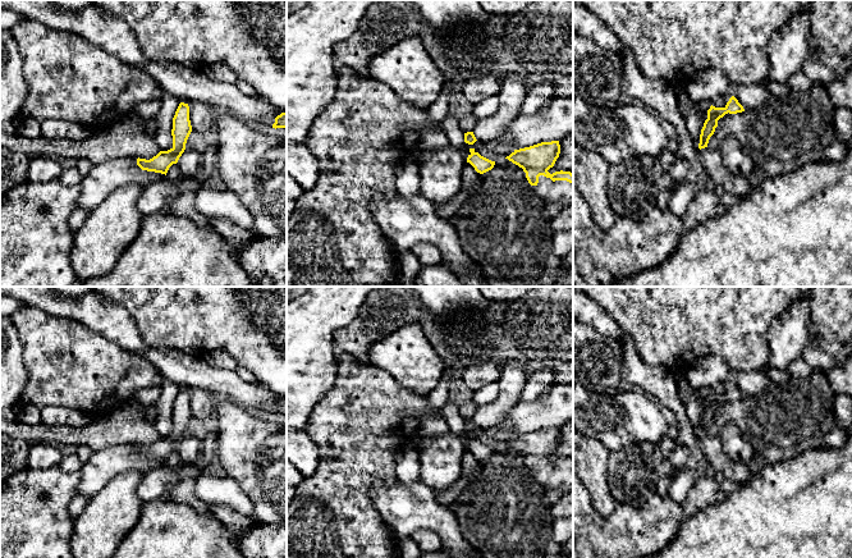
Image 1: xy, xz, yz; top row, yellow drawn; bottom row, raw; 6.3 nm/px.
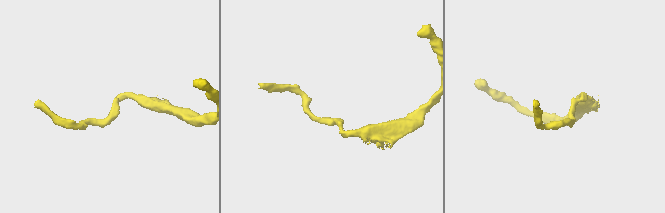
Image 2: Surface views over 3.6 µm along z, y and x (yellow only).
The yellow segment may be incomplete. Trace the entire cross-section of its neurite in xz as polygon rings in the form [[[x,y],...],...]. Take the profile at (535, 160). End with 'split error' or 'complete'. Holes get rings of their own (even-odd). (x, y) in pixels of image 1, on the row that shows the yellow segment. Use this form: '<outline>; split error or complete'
[[[551,141],[514,150],[505,159],[523,169],[532,191],[545,203],[554,201],[565,207],[573,203],[573,174],[563,170],[553,174],[548,171],[559,154],[559,141]]]; split error

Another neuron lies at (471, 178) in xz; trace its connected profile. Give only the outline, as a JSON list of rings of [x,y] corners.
[[[466,163],[462,171],[462,189],[461,192],[446,203],[434,205],[436,214],[446,220],[450,220],[463,206],[468,198],[471,191],[481,183],[481,175],[475,170],[475,168]]]

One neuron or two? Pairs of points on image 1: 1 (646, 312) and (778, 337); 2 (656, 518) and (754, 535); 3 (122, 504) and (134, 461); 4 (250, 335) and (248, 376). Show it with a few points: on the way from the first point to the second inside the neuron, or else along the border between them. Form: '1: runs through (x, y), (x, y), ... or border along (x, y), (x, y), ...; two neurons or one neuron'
1: border along (786, 310), (770, 324), (769, 357), (764, 365); two neurons
2: border along (686, 518), (668, 544); two neurons
3: border along (142, 474), (120, 472), (105, 485); two neurons
4: border along (238, 365), (247, 369), (257, 380); two neurons

